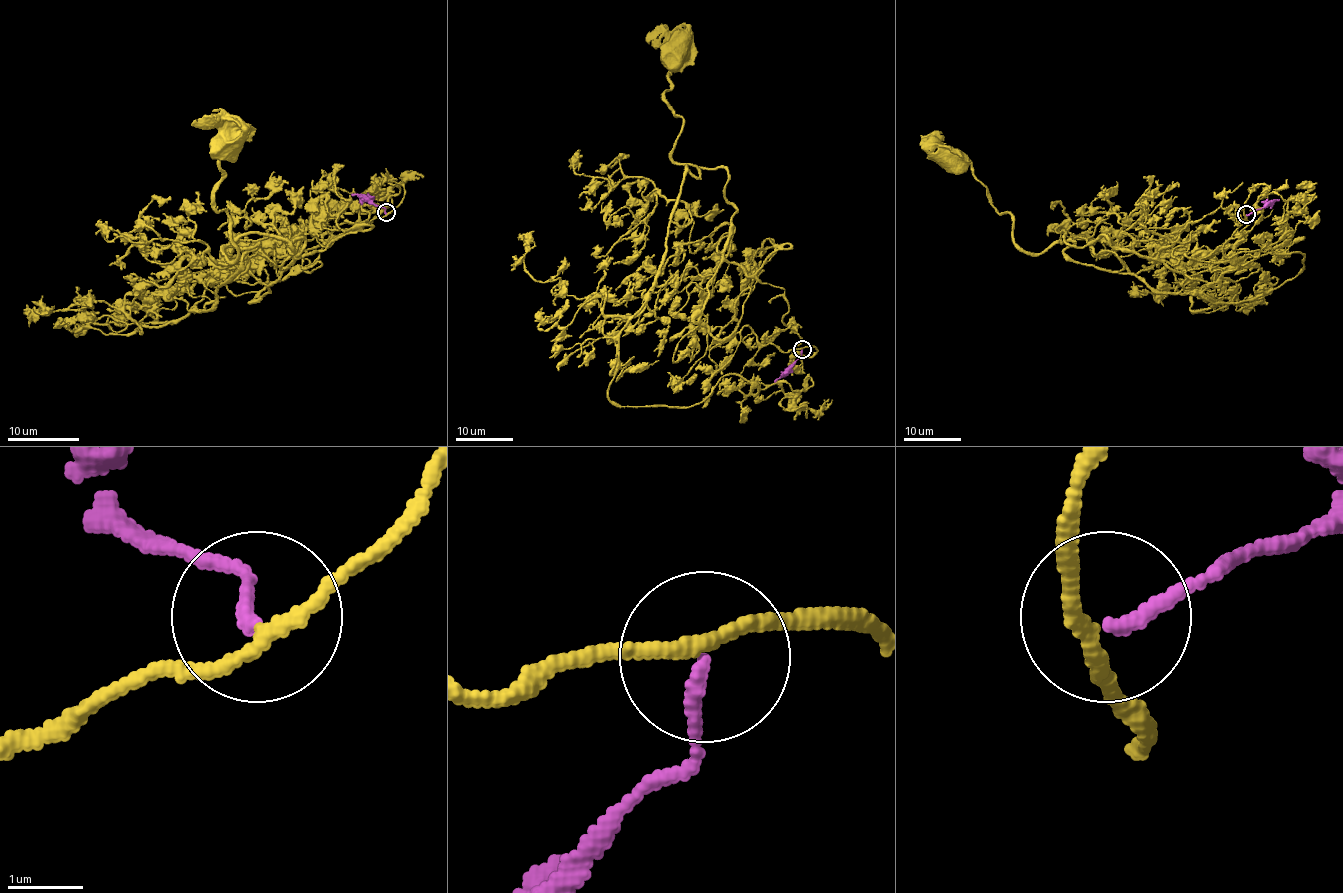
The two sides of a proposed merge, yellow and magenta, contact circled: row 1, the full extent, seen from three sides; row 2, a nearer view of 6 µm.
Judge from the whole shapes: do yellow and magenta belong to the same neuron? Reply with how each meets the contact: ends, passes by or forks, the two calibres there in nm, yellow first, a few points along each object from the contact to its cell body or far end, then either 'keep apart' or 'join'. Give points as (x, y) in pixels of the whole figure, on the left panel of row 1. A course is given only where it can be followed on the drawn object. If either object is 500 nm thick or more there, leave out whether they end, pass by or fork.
yellow passes by | magenta ends | 180/180 nm | yellow via (386, 213), (261, 297), (304, 240), (291, 252), (243, 232), (223, 254), (236, 257), (214, 196), (227, 143) | magenta via (386, 213), (383, 207), (350, 195) | join

